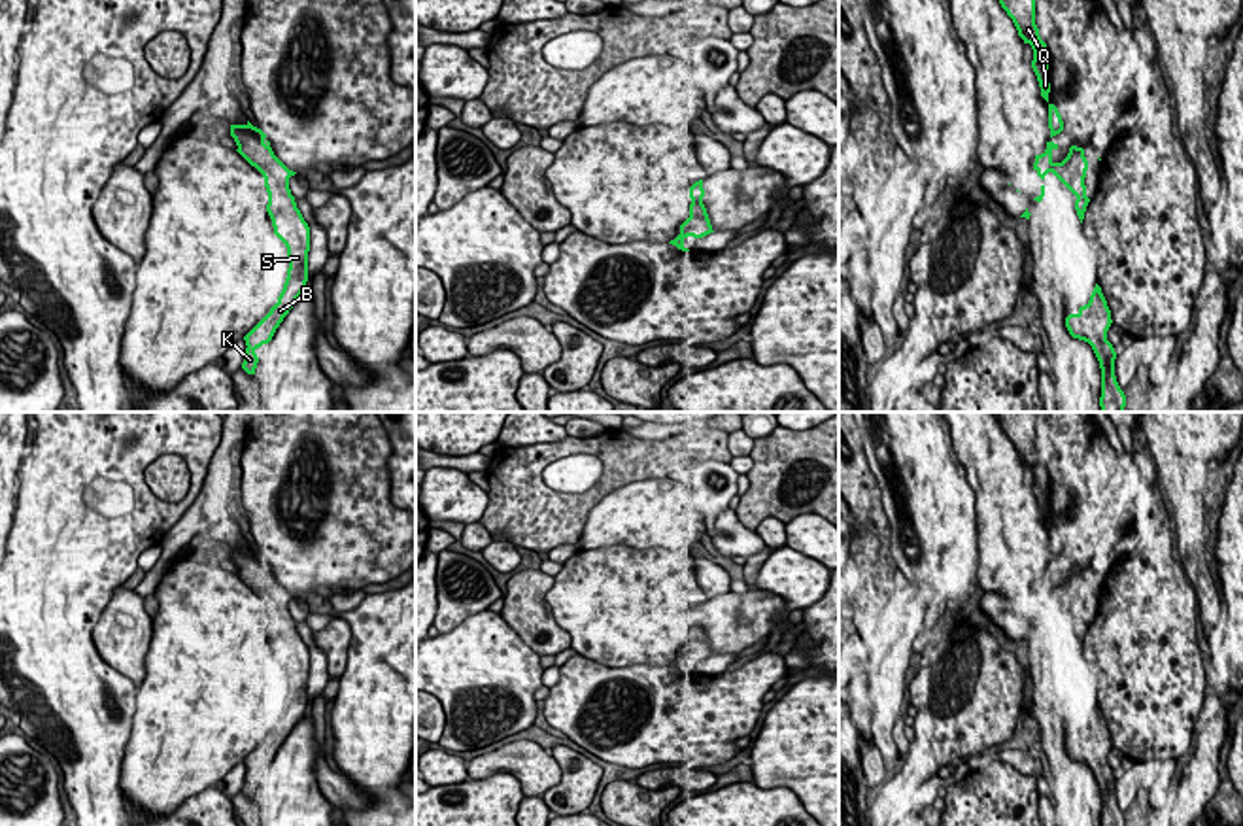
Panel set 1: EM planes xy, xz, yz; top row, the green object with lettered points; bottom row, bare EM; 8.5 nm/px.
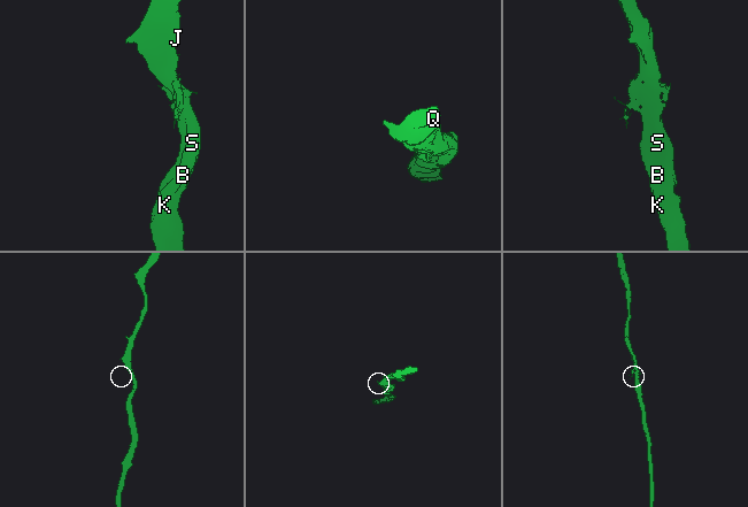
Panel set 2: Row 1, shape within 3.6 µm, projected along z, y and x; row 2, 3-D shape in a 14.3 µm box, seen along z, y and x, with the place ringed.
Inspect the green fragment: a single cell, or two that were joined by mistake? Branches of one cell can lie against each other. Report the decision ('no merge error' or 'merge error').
no merge error

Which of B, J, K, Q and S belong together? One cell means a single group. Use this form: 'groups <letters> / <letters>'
groups B J K Q S

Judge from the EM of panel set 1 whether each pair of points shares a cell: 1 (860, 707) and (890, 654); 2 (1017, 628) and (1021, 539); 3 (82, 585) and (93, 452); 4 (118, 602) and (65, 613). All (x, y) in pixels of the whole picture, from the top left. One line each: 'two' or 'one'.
1: two
2: two
3: one
4: two

